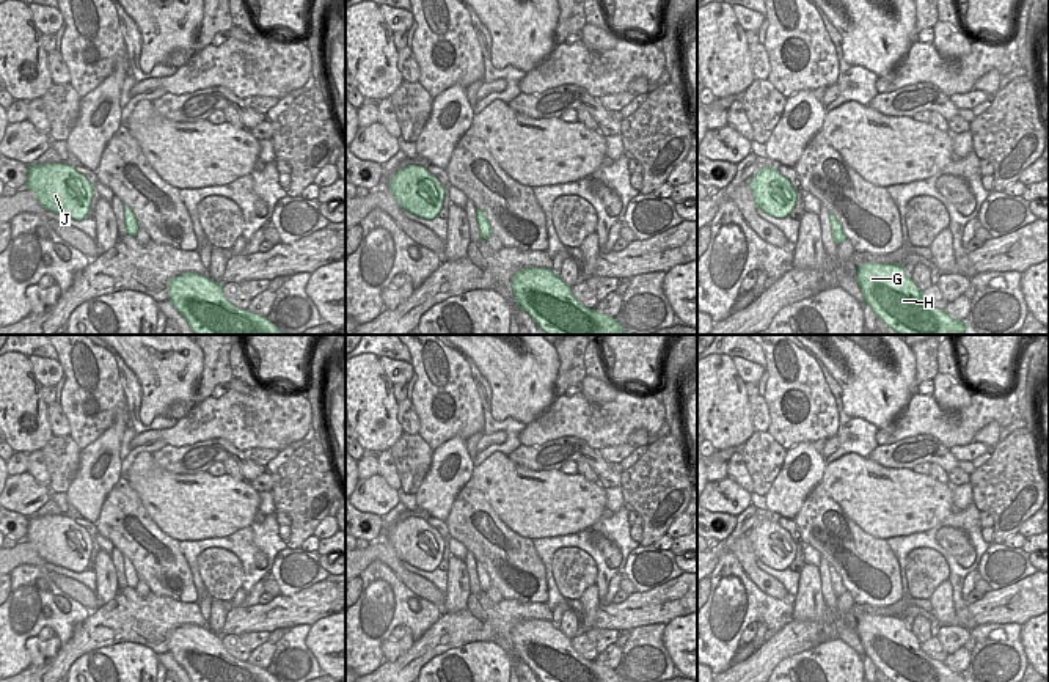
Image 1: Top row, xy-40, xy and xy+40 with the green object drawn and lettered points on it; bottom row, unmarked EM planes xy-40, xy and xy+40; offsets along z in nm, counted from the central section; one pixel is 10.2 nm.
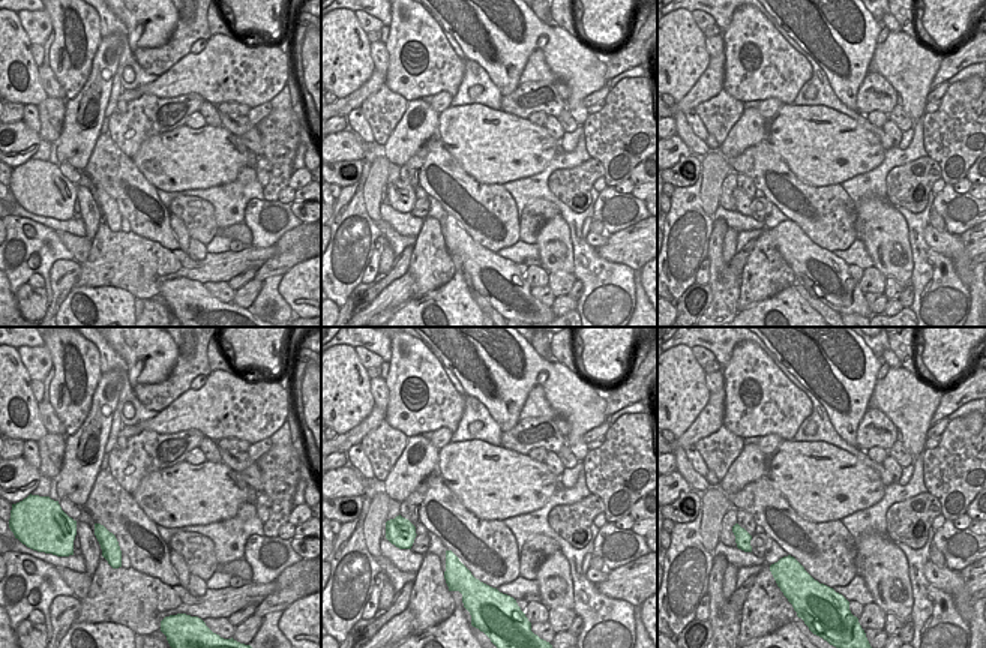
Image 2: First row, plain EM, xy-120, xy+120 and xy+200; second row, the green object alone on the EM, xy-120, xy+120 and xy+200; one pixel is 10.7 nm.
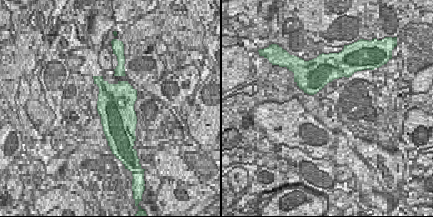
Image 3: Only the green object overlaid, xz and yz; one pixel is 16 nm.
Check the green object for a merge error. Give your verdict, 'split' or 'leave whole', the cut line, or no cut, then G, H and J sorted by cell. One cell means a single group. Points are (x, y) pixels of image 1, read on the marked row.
leave whole; no cut; G H J

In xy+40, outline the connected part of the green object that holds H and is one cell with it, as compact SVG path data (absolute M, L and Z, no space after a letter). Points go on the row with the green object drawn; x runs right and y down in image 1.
M862 262L857 283L865 305L897 335L966 335L966 322L930 306L900 264Z

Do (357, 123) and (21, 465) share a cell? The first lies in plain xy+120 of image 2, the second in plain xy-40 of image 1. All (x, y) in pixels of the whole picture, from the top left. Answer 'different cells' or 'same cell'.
different cells

